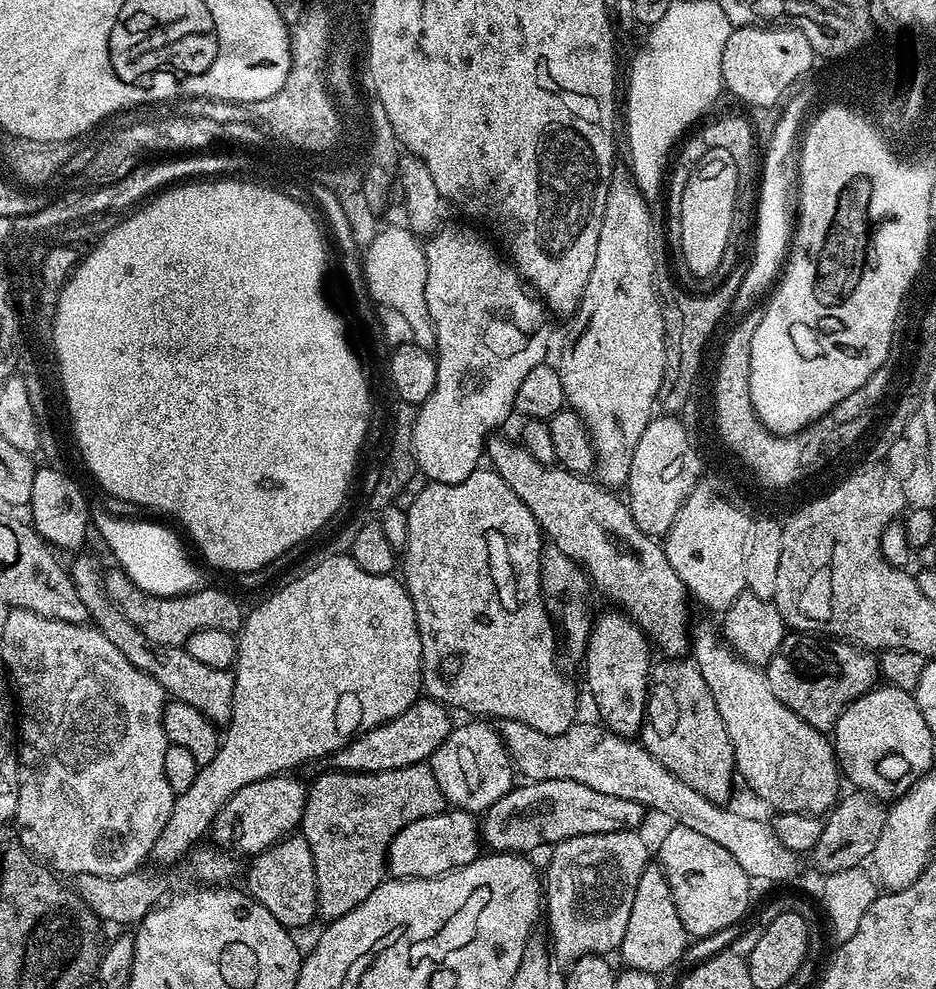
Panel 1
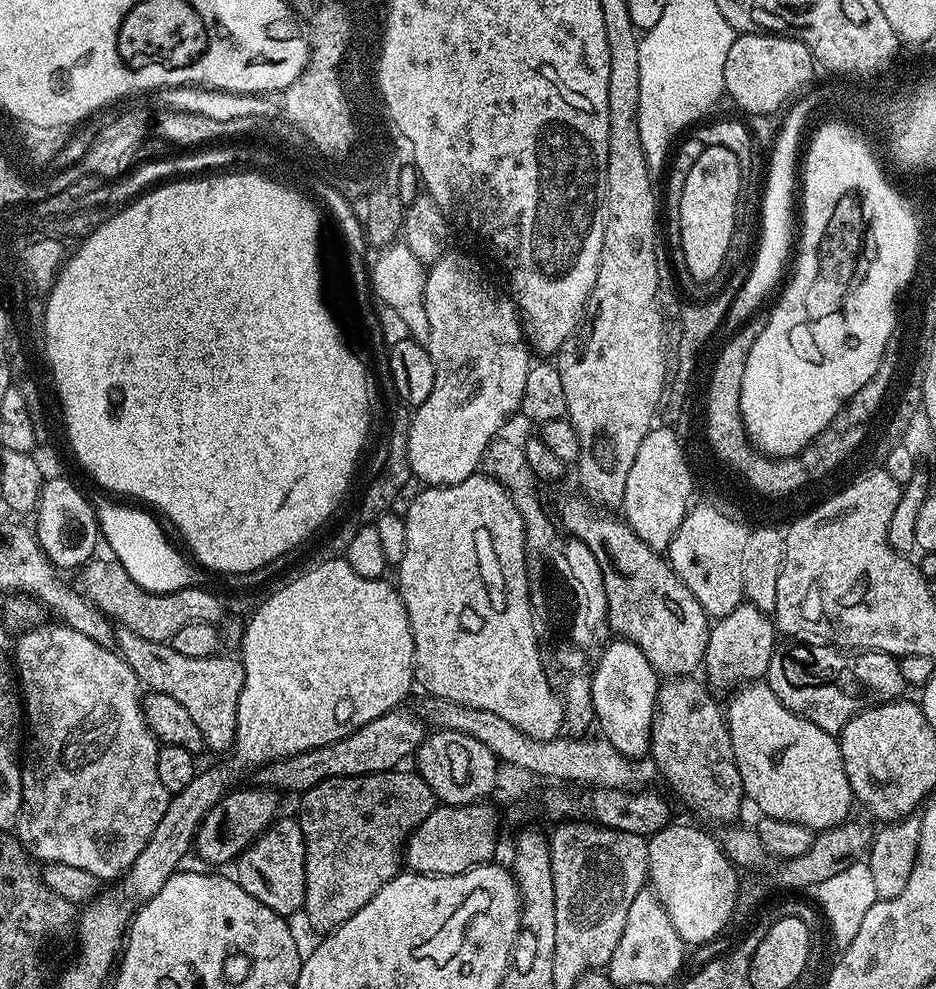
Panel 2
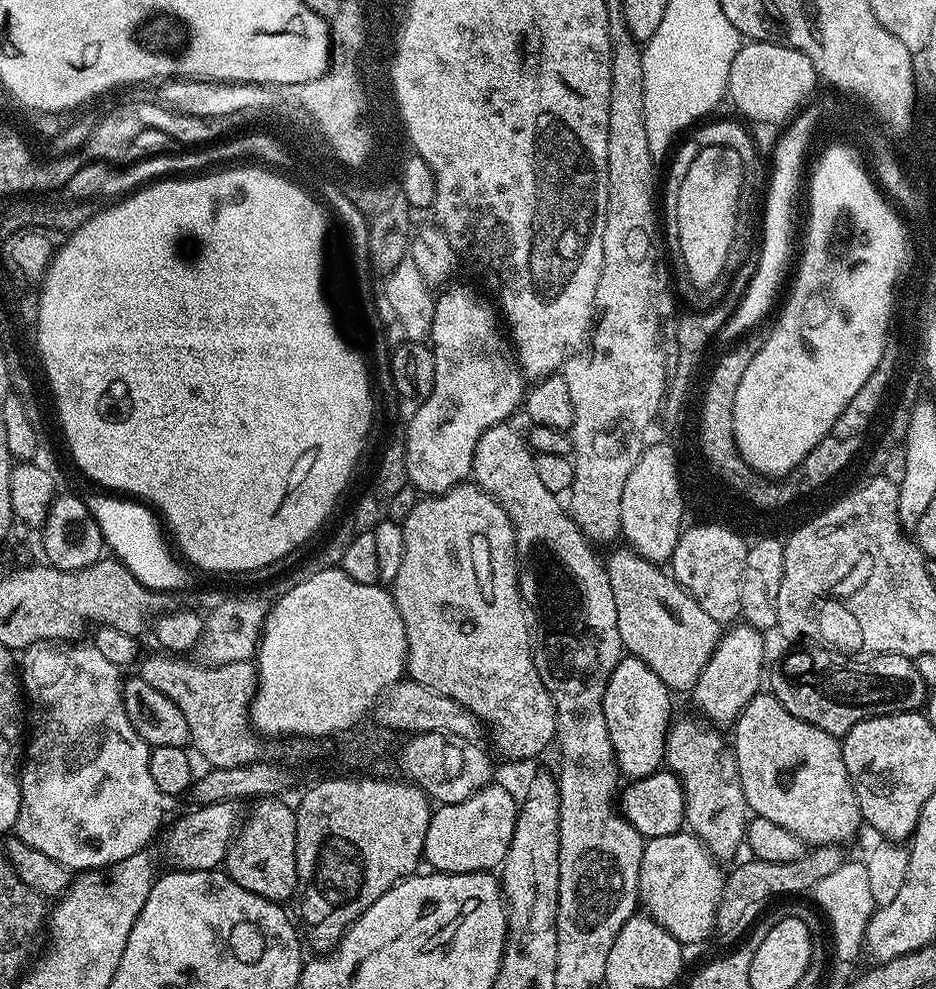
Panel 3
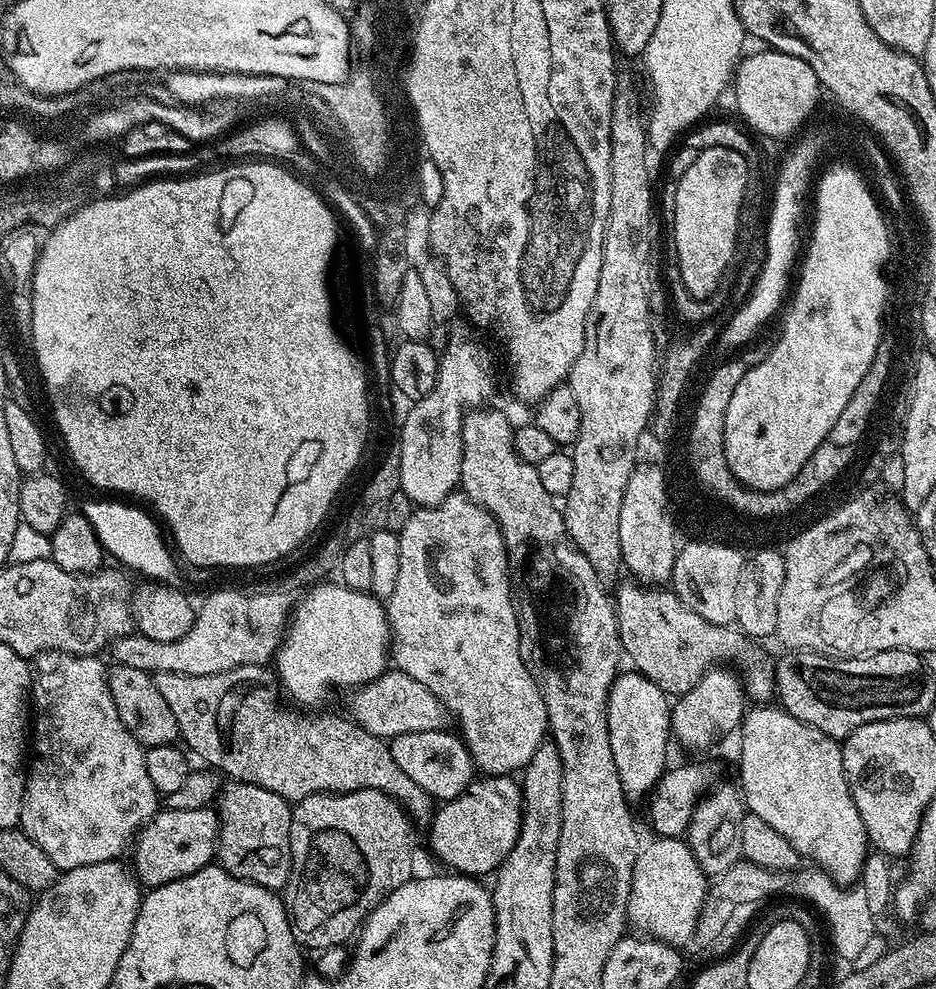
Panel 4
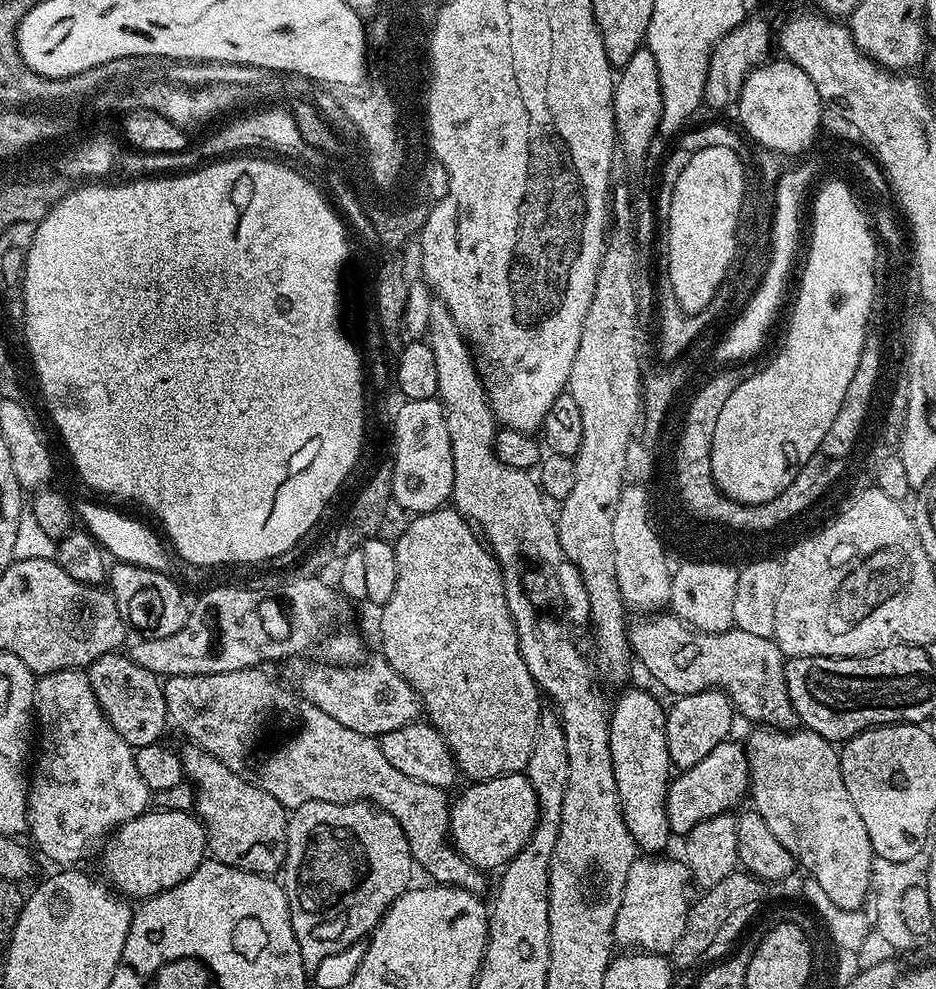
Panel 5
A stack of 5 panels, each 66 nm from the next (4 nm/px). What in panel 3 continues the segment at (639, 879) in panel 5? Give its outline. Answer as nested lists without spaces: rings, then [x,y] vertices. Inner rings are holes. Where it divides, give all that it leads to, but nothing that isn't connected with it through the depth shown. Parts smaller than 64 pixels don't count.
[[[681,830],[674,834],[666,834],[662,838],[648,840],[644,845],[642,862],[640,863],[640,898],[639,903],[647,915],[653,916],[664,929],[682,946],[700,944],[708,935],[713,935],[716,927],[716,915],[724,889],[725,869],[720,869],[715,856],[711,856],[708,848],[691,832]]]

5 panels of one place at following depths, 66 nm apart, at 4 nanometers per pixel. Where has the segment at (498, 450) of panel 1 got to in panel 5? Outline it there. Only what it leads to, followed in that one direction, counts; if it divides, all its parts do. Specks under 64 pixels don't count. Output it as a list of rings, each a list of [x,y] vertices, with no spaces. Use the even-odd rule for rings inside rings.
[[[648,614],[643,618],[636,618],[636,621],[631,621],[628,630],[628,644],[632,648],[632,655],[640,664],[665,688],[668,692],[673,692],[673,697],[679,698],[682,696],[689,696],[690,694],[698,694],[699,692],[707,692],[709,690],[719,690],[728,695],[728,701],[732,704],[733,709],[737,713],[740,712],[748,720],[753,720],[753,725],[756,726],[767,726],[775,728],[777,730],[792,730],[797,727],[798,721],[796,719],[796,712],[792,708],[792,703],[788,697],[788,691],[786,690],[786,678],[784,677],[784,662],[785,655],[781,652],[778,645],[776,645],[775,639],[773,638],[757,638],[755,634],[746,634],[746,630],[737,628],[735,626],[727,628],[724,632],[698,632],[695,628],[687,625],[684,621],[678,619],[678,617],[671,614]]]

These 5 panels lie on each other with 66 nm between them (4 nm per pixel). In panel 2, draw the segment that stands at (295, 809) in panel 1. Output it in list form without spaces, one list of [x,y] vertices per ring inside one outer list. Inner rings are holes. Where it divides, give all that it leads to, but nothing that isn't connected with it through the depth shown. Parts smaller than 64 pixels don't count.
[[[259,786],[251,787],[237,787],[227,796],[223,796],[201,822],[200,828],[196,831],[194,852],[208,863],[205,865],[231,865],[236,857],[244,853],[257,838],[263,836],[264,831],[272,825],[272,821],[277,819],[279,812],[276,811],[280,808],[279,802],[276,801],[279,800],[277,793]]]

